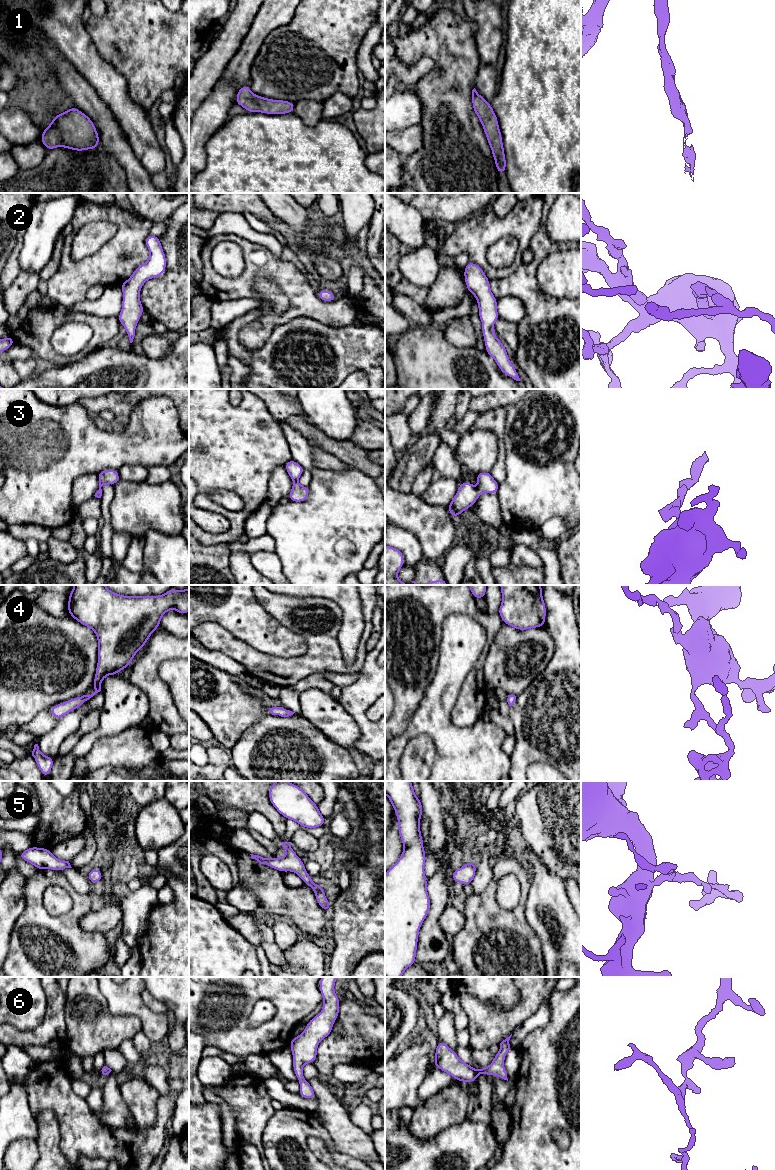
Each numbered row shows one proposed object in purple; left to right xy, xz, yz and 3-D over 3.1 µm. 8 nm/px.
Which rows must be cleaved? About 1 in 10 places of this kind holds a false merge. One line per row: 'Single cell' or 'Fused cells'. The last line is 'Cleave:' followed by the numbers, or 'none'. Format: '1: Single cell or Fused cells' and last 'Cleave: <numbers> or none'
1: Single cell
2: Single cell
3: Single cell
4: Single cell
5: Single cell
6: Single cell
Cleave: none

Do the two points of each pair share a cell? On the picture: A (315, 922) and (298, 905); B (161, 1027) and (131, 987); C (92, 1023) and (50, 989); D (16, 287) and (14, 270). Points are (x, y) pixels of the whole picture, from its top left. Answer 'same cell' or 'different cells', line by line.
A: same cell
B: same cell
C: different cells
D: different cells

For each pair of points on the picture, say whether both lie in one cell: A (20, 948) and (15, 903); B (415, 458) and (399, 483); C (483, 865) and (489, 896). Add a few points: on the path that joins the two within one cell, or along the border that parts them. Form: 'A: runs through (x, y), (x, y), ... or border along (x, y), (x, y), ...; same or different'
A: border along (23, 896), (23, 912), (16, 921), (10, 938); different
B: runs through (413, 464), (405, 477); same
C: border along (492, 868), (492, 879), (486, 888), (474, 893); different

